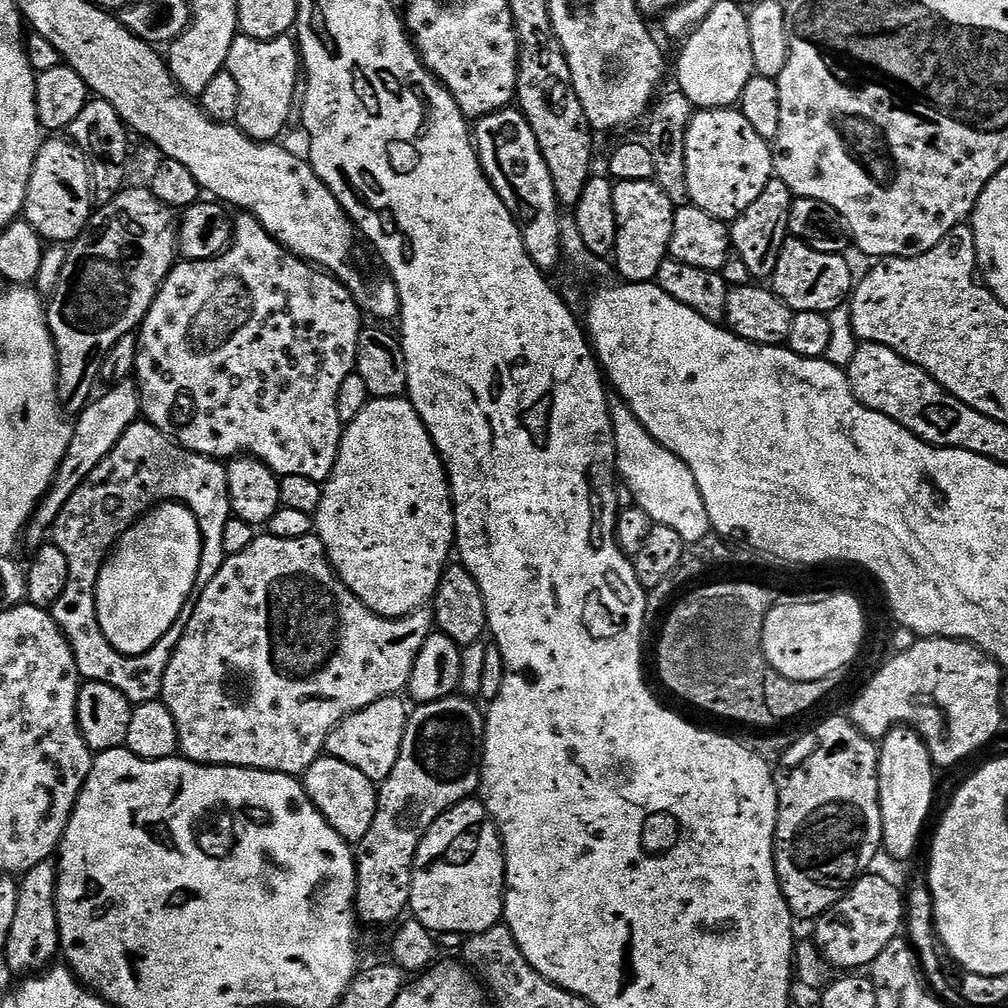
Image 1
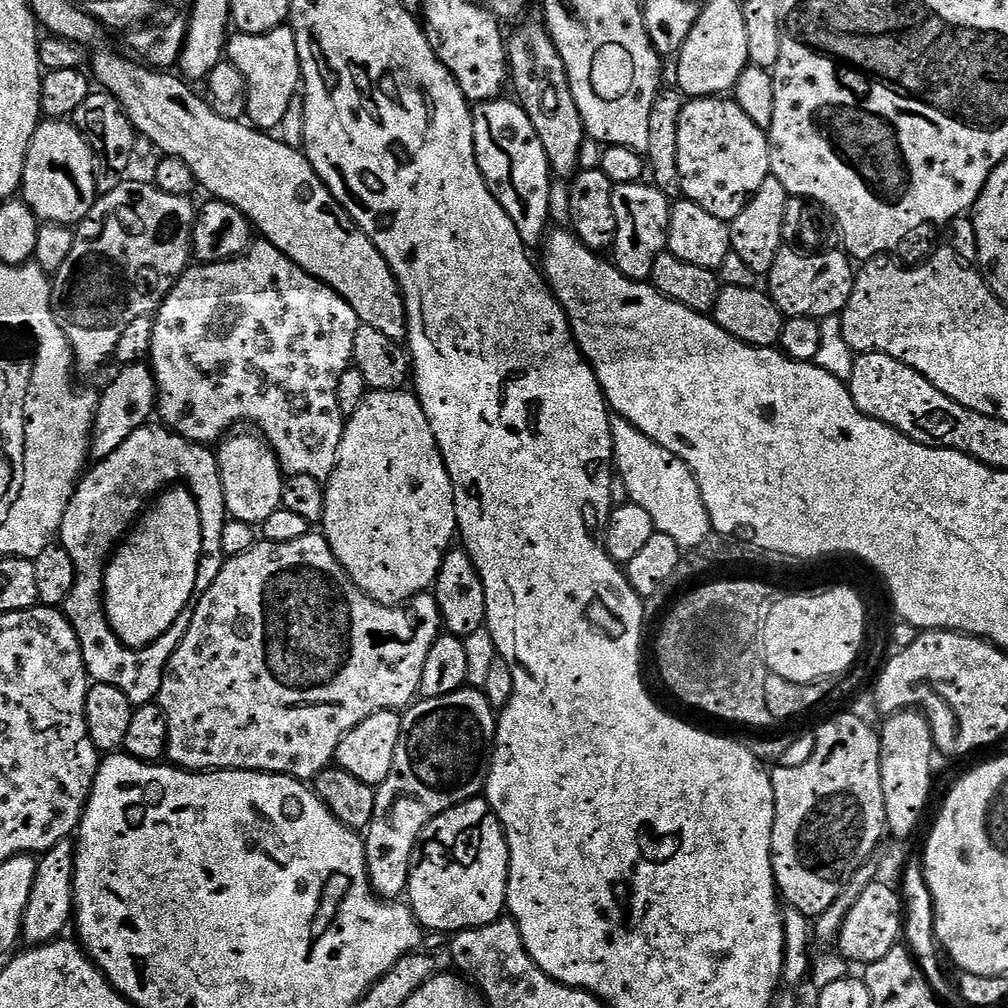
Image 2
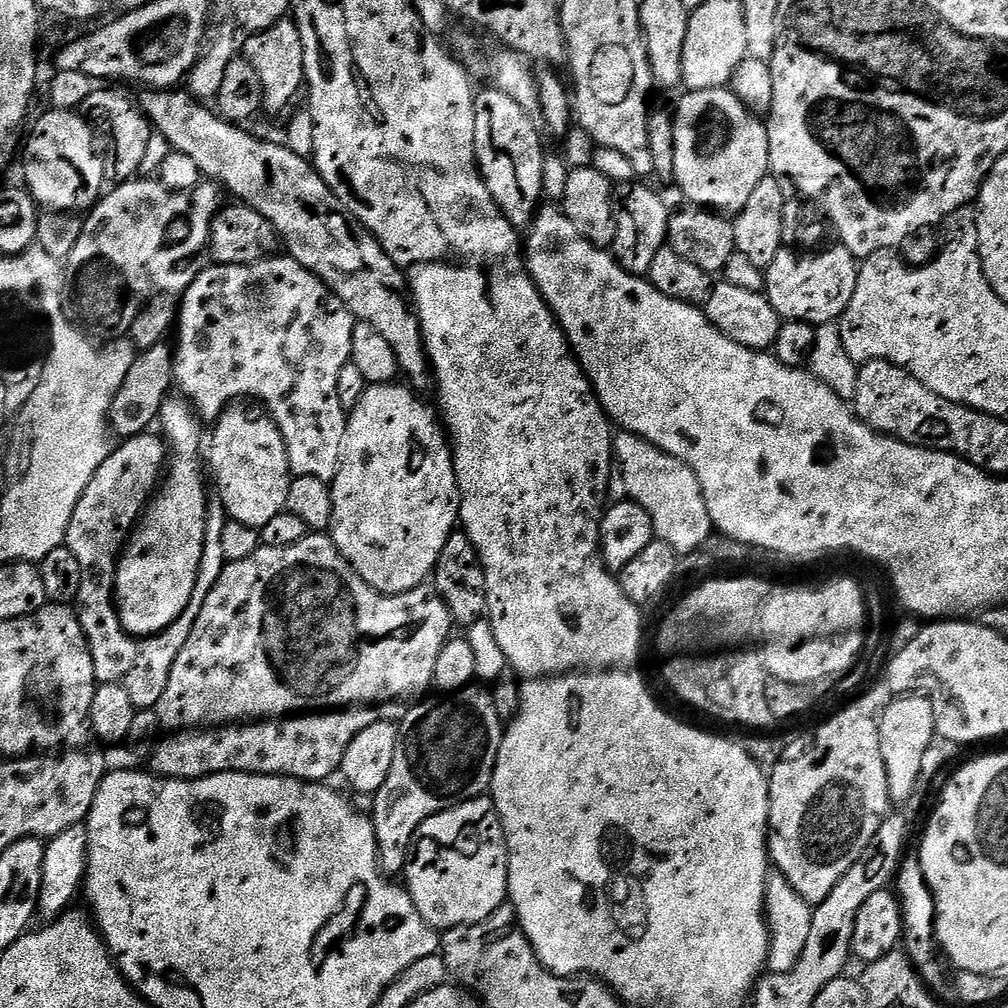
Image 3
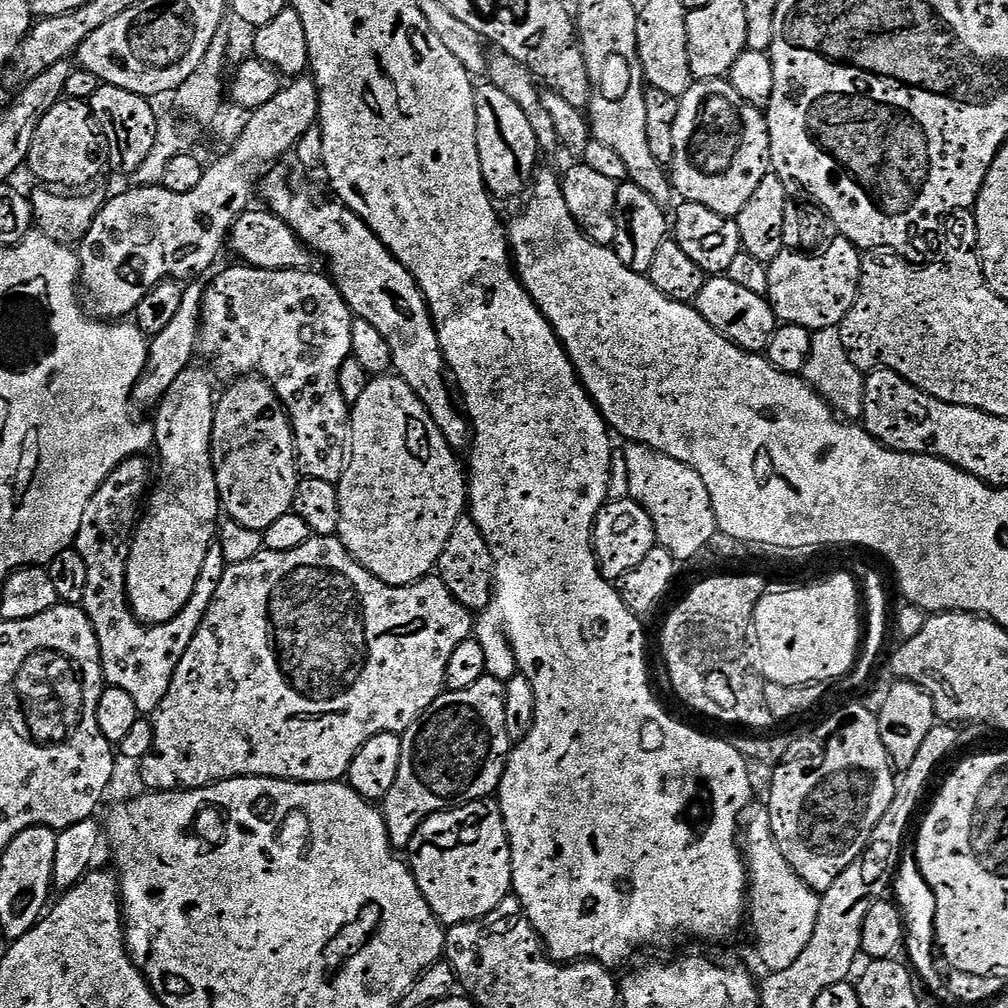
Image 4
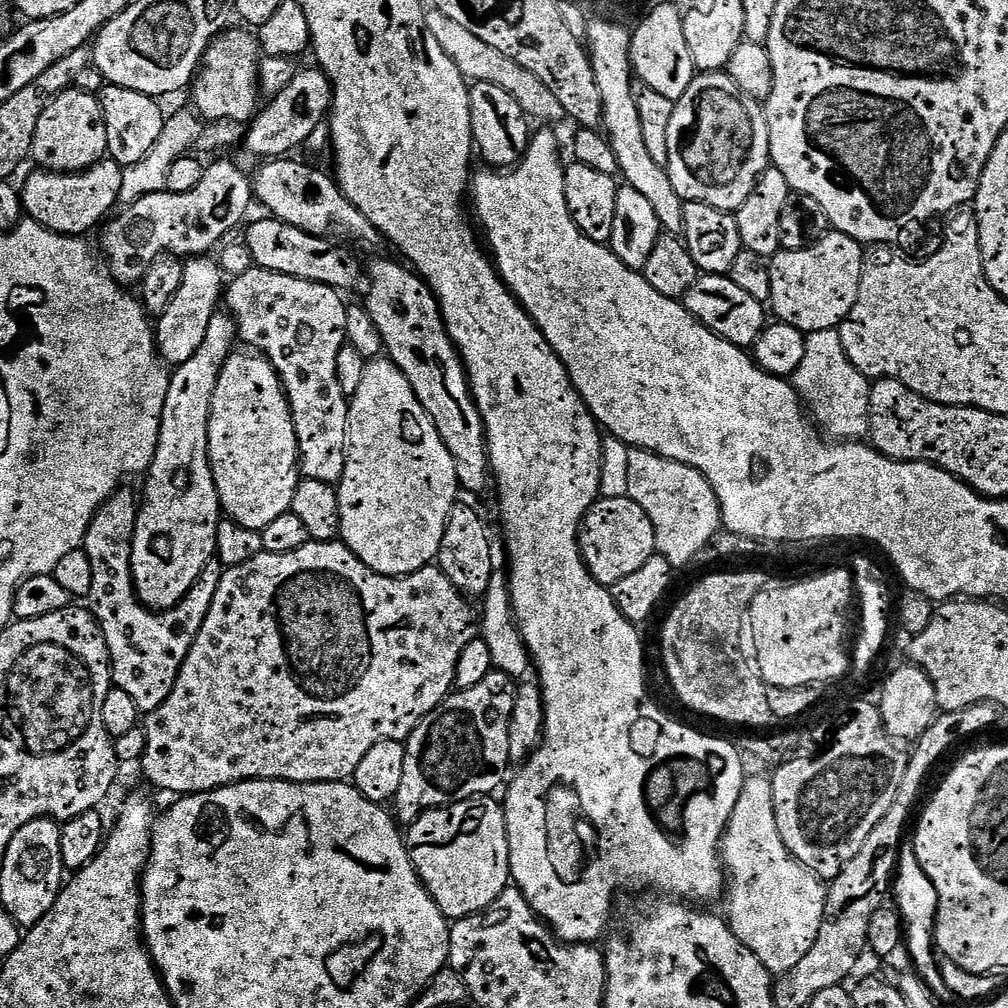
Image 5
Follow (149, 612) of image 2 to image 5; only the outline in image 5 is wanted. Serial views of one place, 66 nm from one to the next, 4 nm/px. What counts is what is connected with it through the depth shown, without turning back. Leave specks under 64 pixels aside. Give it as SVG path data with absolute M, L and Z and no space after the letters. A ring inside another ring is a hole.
M217 311L210 318L210 326L206 326L206 338L202 346L198 346L190 362L179 365L171 373L168 381L158 446L146 473L148 481L144 484L144 496L142 492L142 499L138 504L136 529L132 539L132 584L145 608L173 608L191 590L204 567L215 557L216 531L222 519L222 509L208 461L208 419L218 373L233 351L232 343L237 343L237 340L236 321L227 311Z

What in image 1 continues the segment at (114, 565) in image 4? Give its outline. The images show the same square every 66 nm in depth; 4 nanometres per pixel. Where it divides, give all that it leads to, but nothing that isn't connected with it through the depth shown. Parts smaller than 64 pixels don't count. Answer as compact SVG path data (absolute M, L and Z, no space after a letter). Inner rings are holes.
M147 422L131 424L122 434L120 441L110 450L110 454L94 471L70 494L66 506L58 514L58 518L50 529L51 543L62 550L68 563L68 581L62 594L52 603L50 609L52 618L59 626L69 647L72 648L73 658L76 659L76 668L81 677L88 682L103 682L114 686L114 690L122 693L135 706L145 704L160 696L160 687L164 681L164 671L168 665L170 648L167 643L161 642L149 652L141 656L121 656L119 652L110 651L108 639L102 634L100 624L96 621L96 583L100 577L100 567L103 566L106 554L115 548L120 535L136 523L145 512L158 504L175 502L186 505L194 514L200 527L200 565L196 575L196 588L202 589L222 570L225 562L222 550L222 533L226 530L226 522L233 519L232 503L228 493L228 469L221 461L203 456L197 452L187 452L181 448L171 436L160 432L154 425Z

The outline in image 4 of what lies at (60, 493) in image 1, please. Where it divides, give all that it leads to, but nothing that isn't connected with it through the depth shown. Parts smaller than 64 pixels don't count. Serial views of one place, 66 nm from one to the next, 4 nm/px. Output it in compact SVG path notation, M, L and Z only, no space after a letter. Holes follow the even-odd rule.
M189 283L184 288L184 297L170 324L157 336L151 337L148 346L148 361L143 372L132 387L131 403L140 408L155 409L160 399L170 390L174 378L182 374L193 363L192 355L198 349L198 333L200 331L200 304L204 300L204 288Z

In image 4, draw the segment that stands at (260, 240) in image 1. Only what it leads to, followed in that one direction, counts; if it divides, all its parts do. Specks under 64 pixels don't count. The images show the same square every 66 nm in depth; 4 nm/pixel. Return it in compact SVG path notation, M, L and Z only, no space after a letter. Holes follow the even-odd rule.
M235 266L228 268L221 276L212 280L212 285L204 288L204 300L200 304L200 331L198 340L212 352L220 355L220 364L228 372L233 372L233 377L244 378L249 374L259 374L276 391L276 397L284 405L284 410L292 422L292 436L296 439L296 463L299 471L307 478L322 478L322 482L330 482L339 485L340 476L344 472L346 463L346 449L350 444L350 406L342 398L342 390L338 390L338 370L342 362L346 362L352 355L350 346L350 330L352 329L353 315L348 304L342 298L336 285L327 275L319 276L316 270L262 270L247 266Z

